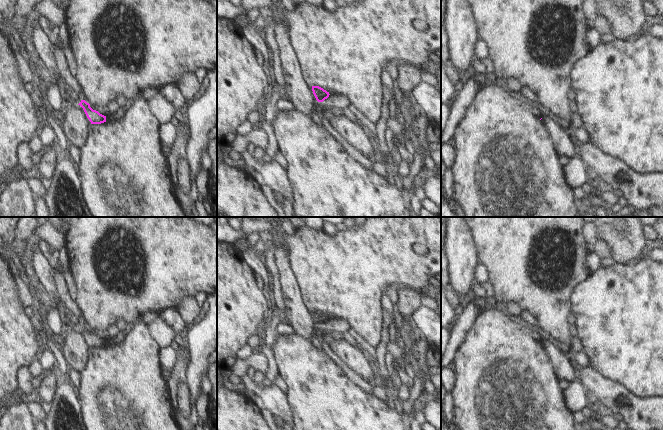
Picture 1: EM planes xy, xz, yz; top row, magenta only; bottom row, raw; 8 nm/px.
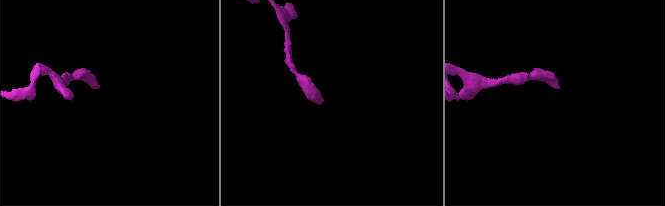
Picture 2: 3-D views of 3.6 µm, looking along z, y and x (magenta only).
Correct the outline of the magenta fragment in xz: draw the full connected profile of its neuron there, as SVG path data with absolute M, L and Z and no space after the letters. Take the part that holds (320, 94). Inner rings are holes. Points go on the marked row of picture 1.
M312 86L313 94L318 102L323 102L329 97L329 92L319 86Z

